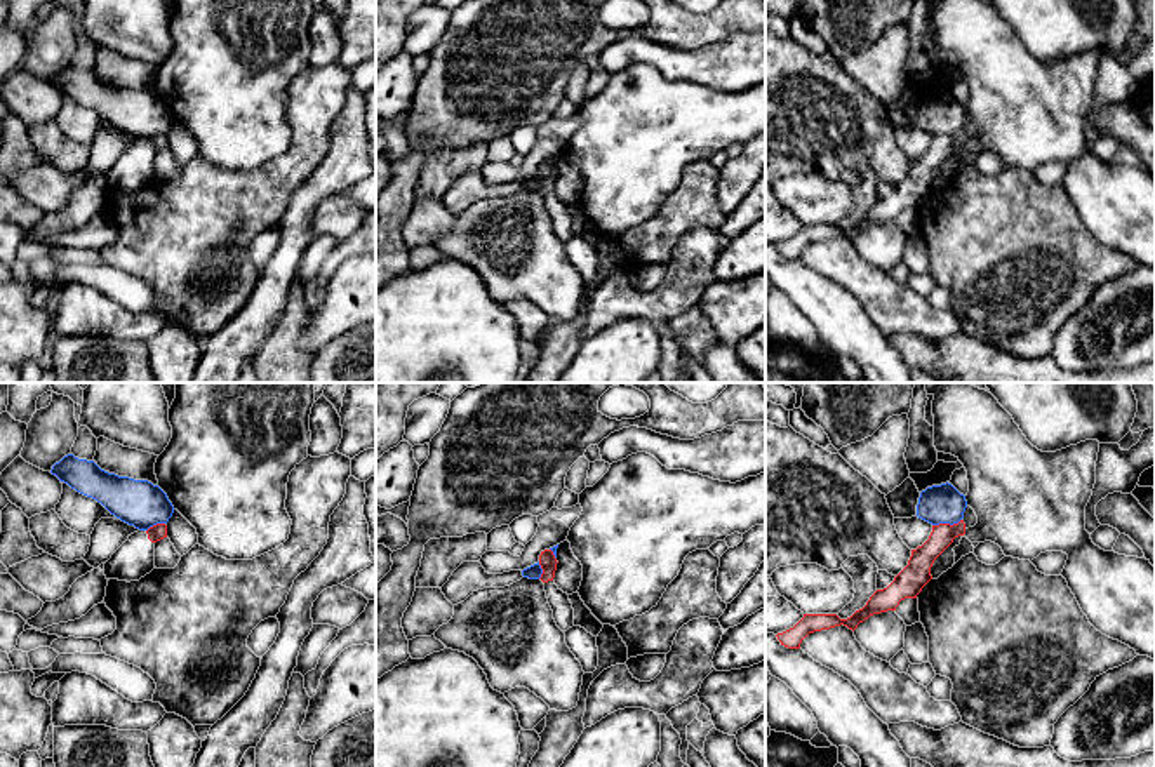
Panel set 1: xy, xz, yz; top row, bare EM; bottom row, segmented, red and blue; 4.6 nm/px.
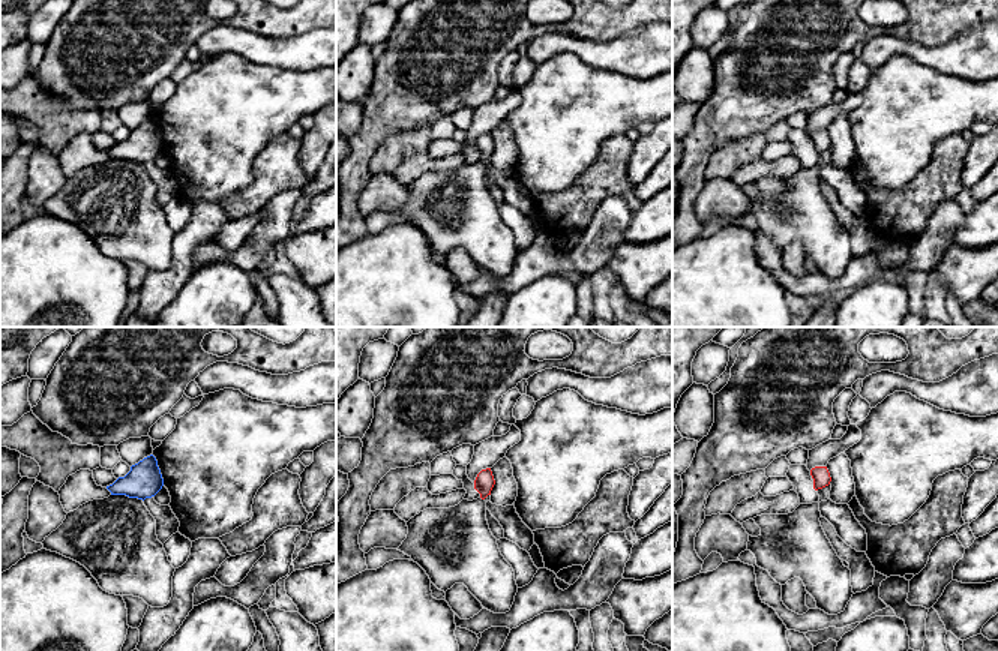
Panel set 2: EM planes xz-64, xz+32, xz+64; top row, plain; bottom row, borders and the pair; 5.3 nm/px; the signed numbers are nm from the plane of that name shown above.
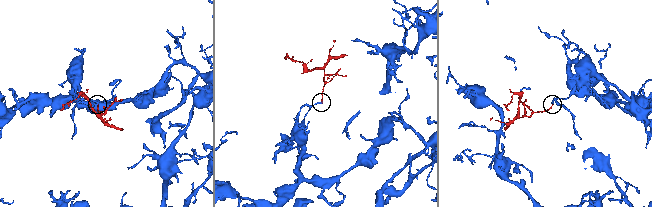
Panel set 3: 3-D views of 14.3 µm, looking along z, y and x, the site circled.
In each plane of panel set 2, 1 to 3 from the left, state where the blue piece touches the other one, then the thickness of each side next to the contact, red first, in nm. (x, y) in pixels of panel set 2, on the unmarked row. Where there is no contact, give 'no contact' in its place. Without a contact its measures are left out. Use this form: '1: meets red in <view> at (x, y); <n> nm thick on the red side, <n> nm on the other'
1: no contact
2: no contact
3: no contact

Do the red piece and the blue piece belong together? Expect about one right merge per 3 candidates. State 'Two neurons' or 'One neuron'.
Two neurons

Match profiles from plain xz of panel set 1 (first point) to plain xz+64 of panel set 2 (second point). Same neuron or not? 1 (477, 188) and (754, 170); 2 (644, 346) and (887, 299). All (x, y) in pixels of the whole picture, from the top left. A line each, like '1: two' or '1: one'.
1: one
2: one

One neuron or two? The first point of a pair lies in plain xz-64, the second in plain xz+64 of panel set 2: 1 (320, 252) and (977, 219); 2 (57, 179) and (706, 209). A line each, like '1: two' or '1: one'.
1: two
2: one

